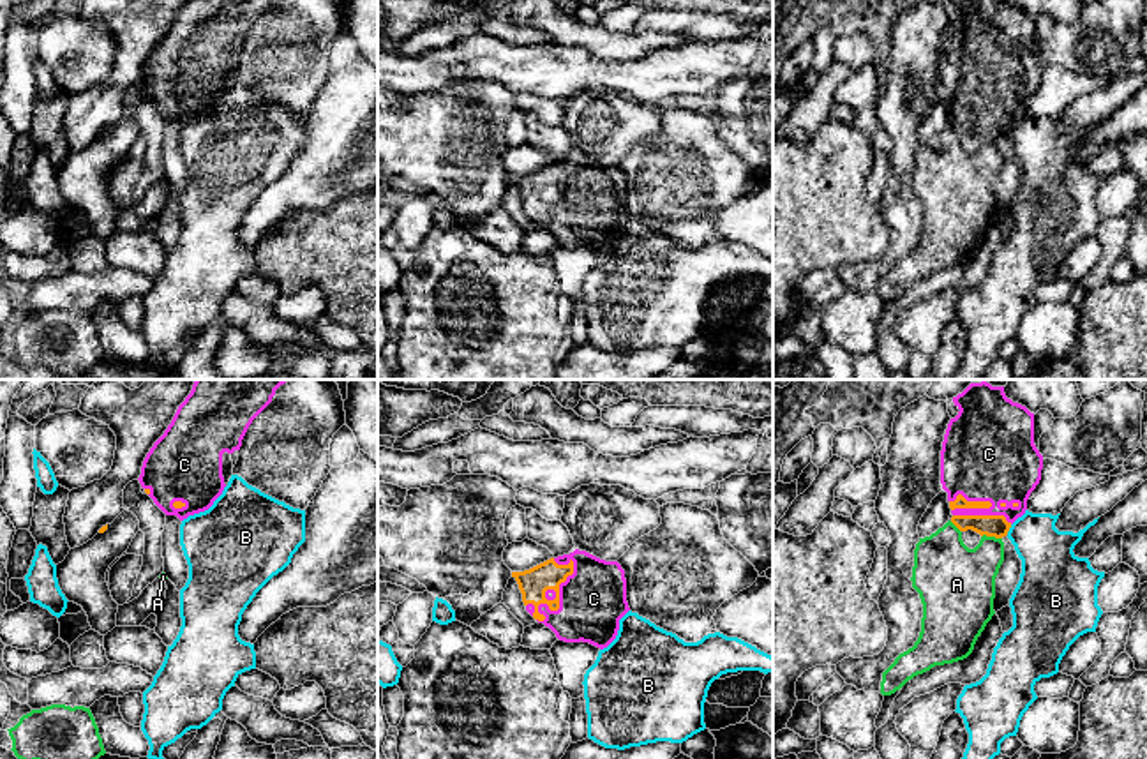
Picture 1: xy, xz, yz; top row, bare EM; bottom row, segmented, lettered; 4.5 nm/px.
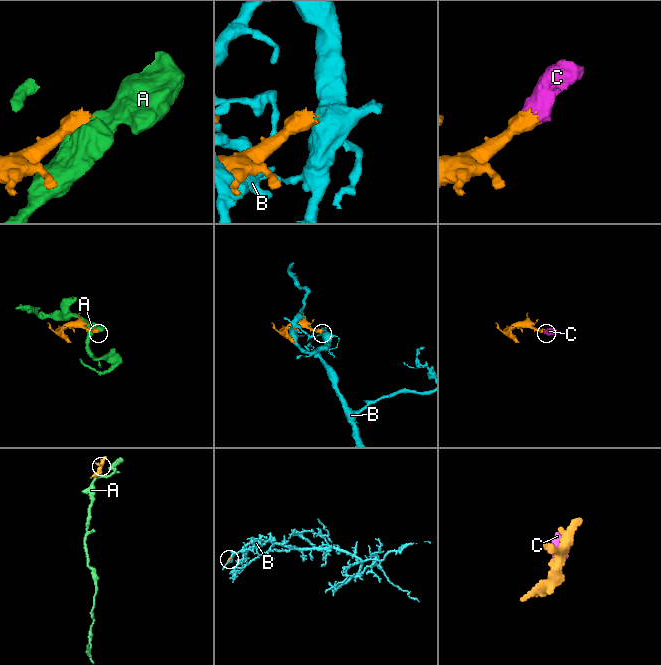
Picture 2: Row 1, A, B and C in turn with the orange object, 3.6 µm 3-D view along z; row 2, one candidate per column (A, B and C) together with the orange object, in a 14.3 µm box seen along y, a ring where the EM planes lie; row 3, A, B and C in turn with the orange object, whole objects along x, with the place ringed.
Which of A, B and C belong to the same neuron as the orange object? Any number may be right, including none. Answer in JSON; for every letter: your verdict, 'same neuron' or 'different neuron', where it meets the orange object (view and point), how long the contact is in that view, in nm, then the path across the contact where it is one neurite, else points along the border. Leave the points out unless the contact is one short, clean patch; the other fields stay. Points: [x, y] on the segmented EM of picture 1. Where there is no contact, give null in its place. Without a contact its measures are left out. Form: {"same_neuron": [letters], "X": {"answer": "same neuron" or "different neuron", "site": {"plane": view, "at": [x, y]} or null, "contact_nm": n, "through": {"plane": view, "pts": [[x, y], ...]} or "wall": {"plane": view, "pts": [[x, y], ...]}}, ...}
{"same_neuron": ["C"], "A": {"answer": "different neuron", "site": {"plane": "yz", "at": [992, 535]}, "contact_nm": 100}, "B": {"answer": "different neuron", "site": {"plane": "yz", "at": [1008, 530]}, "contact_nm": 50}, "C": {"answer": "same neuron", "site": {"plane": "xz", "at": [556, 595]}, "contact_nm": 320}}

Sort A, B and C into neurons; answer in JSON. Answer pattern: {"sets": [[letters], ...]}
{"sets": [["A"], ["B"], ["C"]]}

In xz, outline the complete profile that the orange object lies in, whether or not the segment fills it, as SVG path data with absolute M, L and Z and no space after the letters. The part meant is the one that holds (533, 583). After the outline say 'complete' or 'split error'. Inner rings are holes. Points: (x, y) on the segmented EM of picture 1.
M586 551L551 558L529 570L512 572L512 577L526 611L565 643L582 641L603 650L630 611L621 565Z; split error

